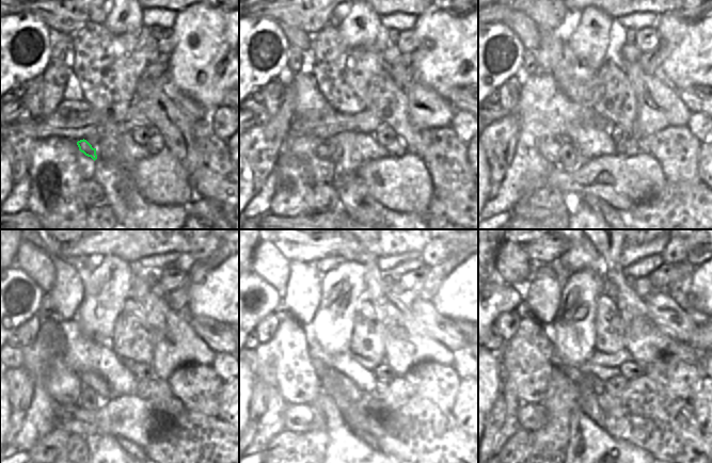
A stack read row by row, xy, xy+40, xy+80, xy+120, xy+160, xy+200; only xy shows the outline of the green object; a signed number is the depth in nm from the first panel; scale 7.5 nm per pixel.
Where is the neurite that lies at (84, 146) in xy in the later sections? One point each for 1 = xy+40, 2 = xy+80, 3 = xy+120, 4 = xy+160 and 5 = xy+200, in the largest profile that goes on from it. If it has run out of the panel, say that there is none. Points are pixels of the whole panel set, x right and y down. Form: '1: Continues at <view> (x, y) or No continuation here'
1: Continues at xy+40 (322, 150)
2: Continues at xy+80 (551, 148)
3: Continues at xy+120 (63, 384)
4: Continues at xy+160 (298, 378)
5: Continues at xy+200 (527, 360)

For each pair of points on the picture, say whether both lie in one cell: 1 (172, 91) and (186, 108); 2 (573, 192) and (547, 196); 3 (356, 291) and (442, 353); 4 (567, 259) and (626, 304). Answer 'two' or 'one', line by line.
1: one
2: two
3: two
4: two

